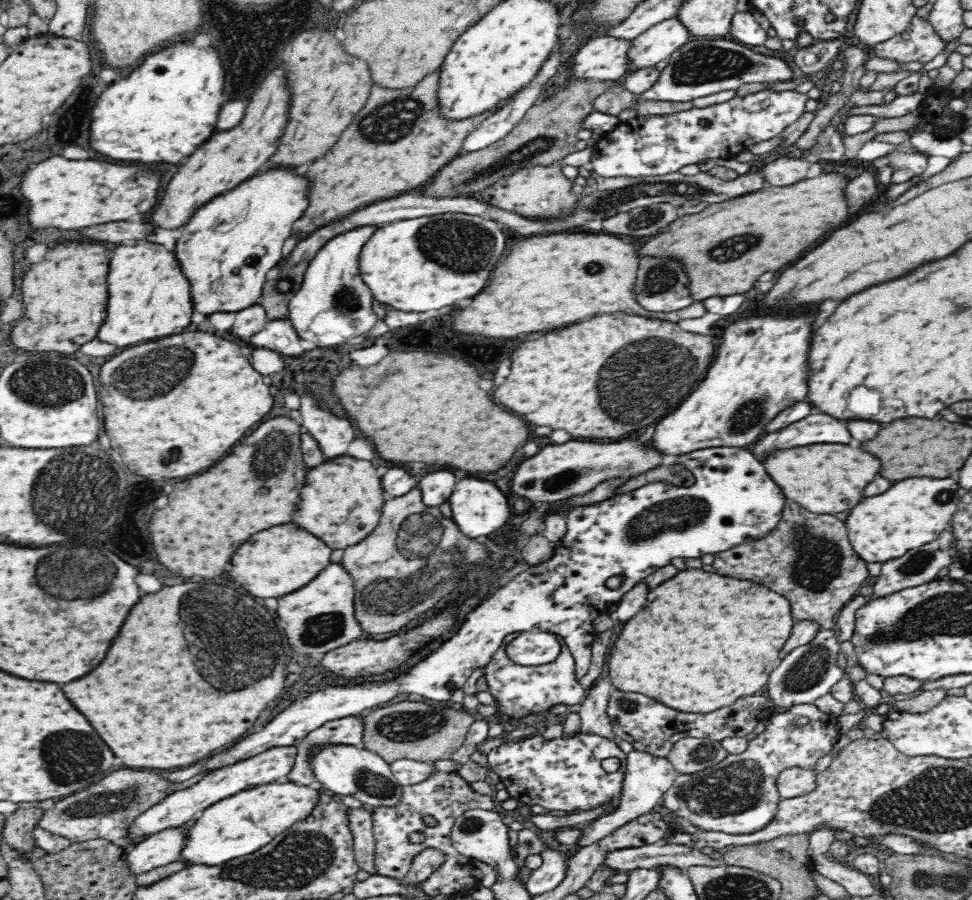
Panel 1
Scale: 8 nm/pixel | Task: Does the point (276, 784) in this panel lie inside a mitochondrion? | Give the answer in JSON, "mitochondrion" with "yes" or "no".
{"mitochondrion":"no"}

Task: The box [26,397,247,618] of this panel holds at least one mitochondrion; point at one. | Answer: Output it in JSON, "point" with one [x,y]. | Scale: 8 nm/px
{"point":[62,487]}

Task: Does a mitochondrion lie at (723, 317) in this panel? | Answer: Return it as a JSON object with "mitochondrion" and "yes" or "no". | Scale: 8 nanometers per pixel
{"mitochondrion":"no"}

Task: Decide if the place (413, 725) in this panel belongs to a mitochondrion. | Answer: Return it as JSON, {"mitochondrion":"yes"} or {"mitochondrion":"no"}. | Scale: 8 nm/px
{"mitochondrion":"yes"}

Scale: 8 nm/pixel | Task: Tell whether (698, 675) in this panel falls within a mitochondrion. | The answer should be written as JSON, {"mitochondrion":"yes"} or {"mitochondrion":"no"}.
{"mitochondrion":"no"}

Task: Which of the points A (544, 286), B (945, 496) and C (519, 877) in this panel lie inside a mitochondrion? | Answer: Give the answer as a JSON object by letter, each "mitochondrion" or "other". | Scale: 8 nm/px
{"A":"other","B":"mitochondrion","C":"other"}

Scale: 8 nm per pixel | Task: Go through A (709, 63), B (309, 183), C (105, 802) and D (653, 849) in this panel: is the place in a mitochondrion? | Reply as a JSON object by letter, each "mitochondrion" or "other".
{"A":"mitochondrion","B":"other","C":"mitochondrion","D":"other"}

